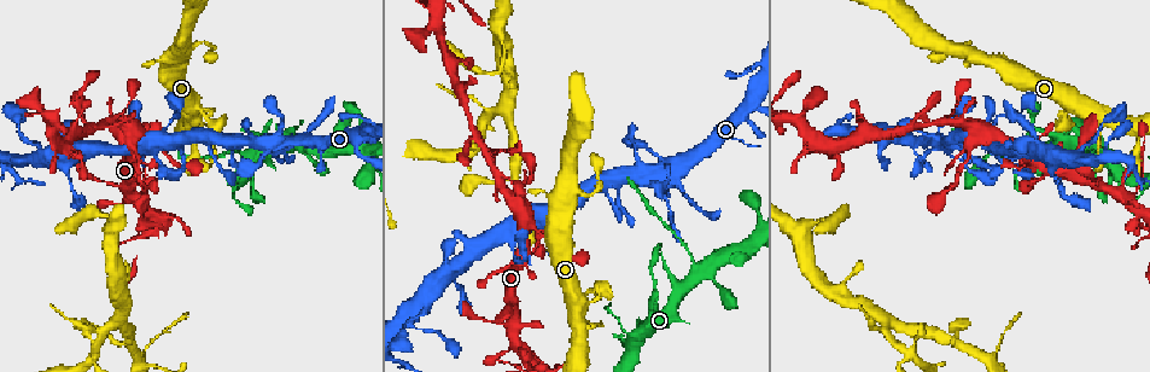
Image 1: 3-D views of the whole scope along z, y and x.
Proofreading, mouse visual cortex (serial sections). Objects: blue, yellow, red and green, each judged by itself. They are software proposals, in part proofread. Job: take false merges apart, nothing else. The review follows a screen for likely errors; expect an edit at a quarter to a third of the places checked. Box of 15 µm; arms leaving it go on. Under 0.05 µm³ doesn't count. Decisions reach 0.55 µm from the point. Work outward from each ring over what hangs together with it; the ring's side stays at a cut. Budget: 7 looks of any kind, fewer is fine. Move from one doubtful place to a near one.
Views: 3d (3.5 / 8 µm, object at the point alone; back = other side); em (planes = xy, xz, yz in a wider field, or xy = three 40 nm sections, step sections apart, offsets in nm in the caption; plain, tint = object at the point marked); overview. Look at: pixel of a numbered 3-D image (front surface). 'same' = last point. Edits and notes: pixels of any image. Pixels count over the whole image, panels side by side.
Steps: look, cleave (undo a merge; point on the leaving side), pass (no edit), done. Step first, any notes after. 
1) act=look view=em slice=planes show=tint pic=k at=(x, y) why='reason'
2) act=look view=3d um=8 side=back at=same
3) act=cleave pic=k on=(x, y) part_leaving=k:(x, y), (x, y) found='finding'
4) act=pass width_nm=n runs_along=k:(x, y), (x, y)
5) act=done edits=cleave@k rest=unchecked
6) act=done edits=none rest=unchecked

act=look view=3d um=3.5 pic=1 at=(689, 252) why='sudden change in width'

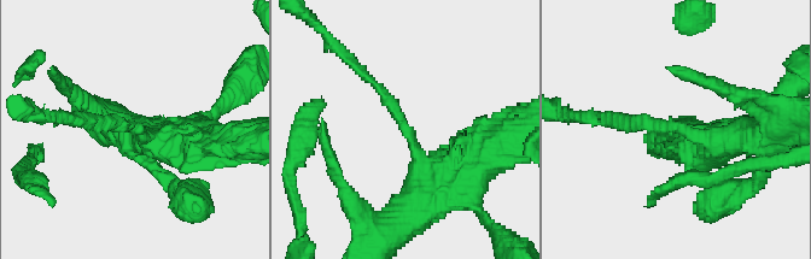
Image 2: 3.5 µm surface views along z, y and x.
act=look view=em slice=xy step=2 show=tint pic=2 at=(680, 127) arm_widths_nm=150,400 why='need the tissue'

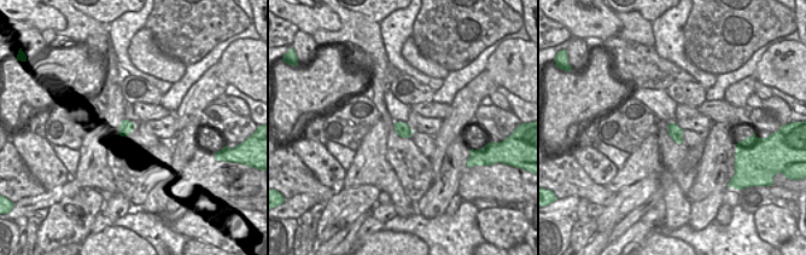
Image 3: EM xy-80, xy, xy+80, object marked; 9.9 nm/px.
act=cleave pic=2 on=(646, 125) part_leaving=2:(676, 127), (587, 119) found='two cells meet here'

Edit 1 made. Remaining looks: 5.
act=look view=3d um=3.5 pic=1 at=(1126, 201) why='a narrow waist'

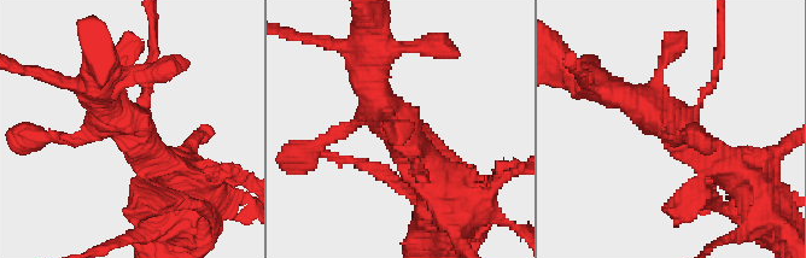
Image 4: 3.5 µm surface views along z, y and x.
act=look view=em slice=planes show=tint pic=4 at=(680, 129)

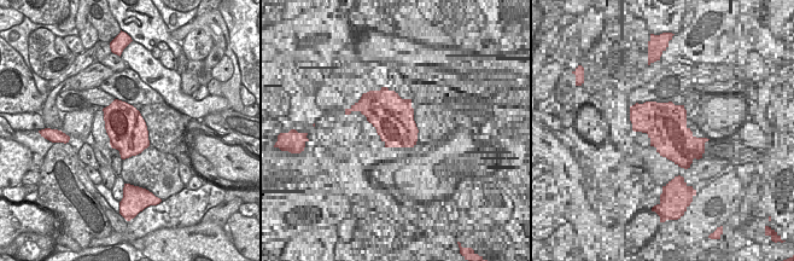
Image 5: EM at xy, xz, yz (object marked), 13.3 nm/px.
act=look view=em slice=xy step=3 show=tint at=same

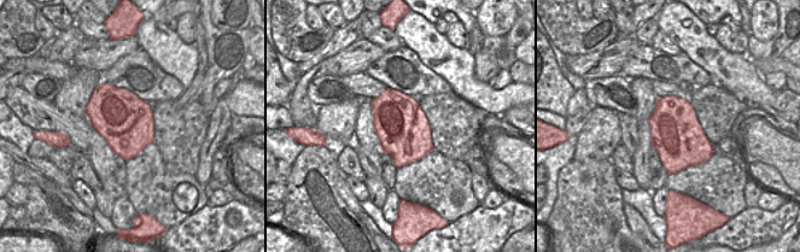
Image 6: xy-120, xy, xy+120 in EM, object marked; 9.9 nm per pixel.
act=pass runs_along=4:(619, 92), (733, 169) found='continuous, no second cell'

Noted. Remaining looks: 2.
act=look view=3d um=8 pic=1 at=(198, 119) why='three arms meet'

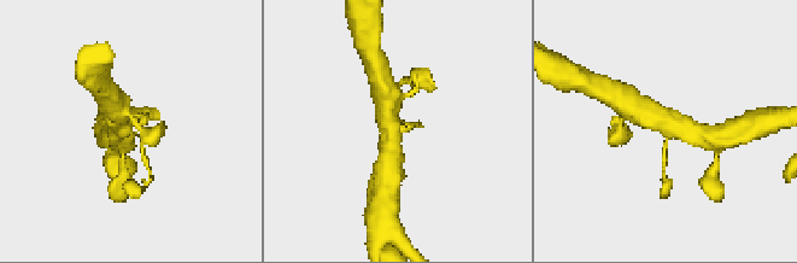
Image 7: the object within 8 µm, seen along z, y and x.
act=look view=em slice=xy step=2 show=tint pic=7 at=(127, 128) arms=3 arm_widths_nm=150,600,700

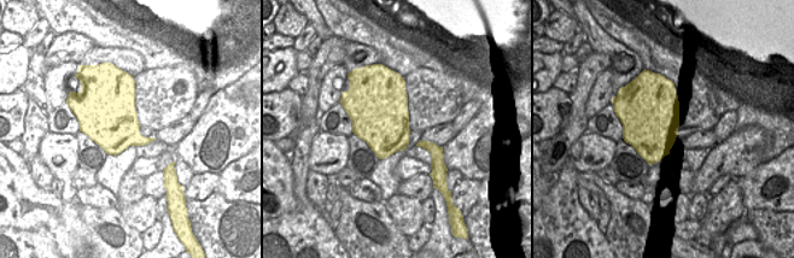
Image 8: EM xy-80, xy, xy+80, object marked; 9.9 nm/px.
act=pass runs_along=7:(637, 110), (701, 134) found='one cell here'

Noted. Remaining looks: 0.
act=done edits=cleave@2 rest=unchecked

